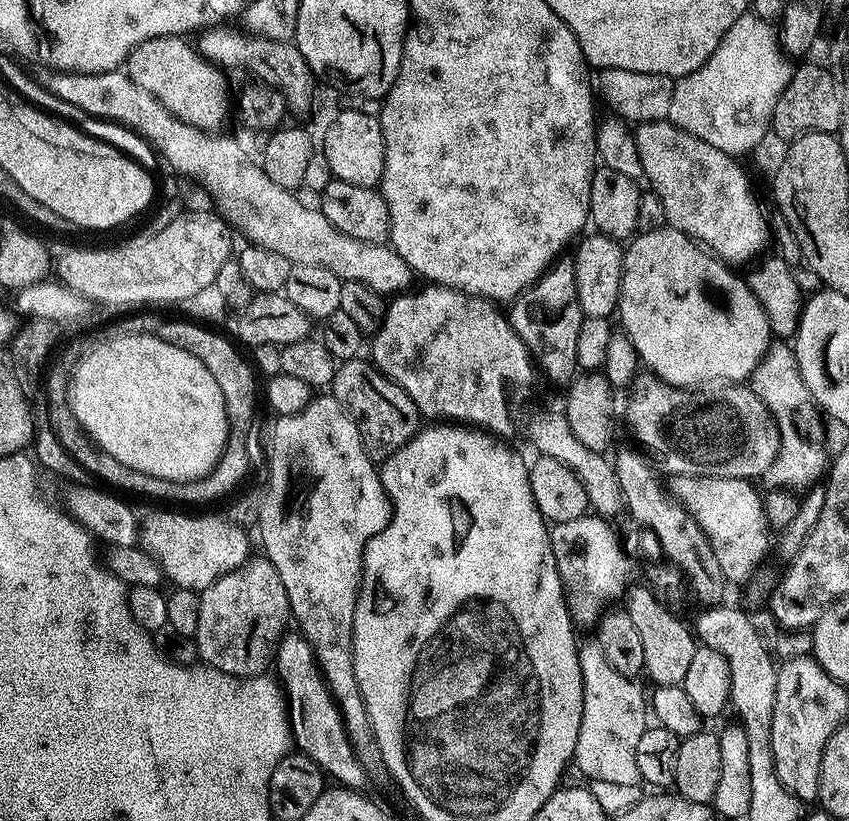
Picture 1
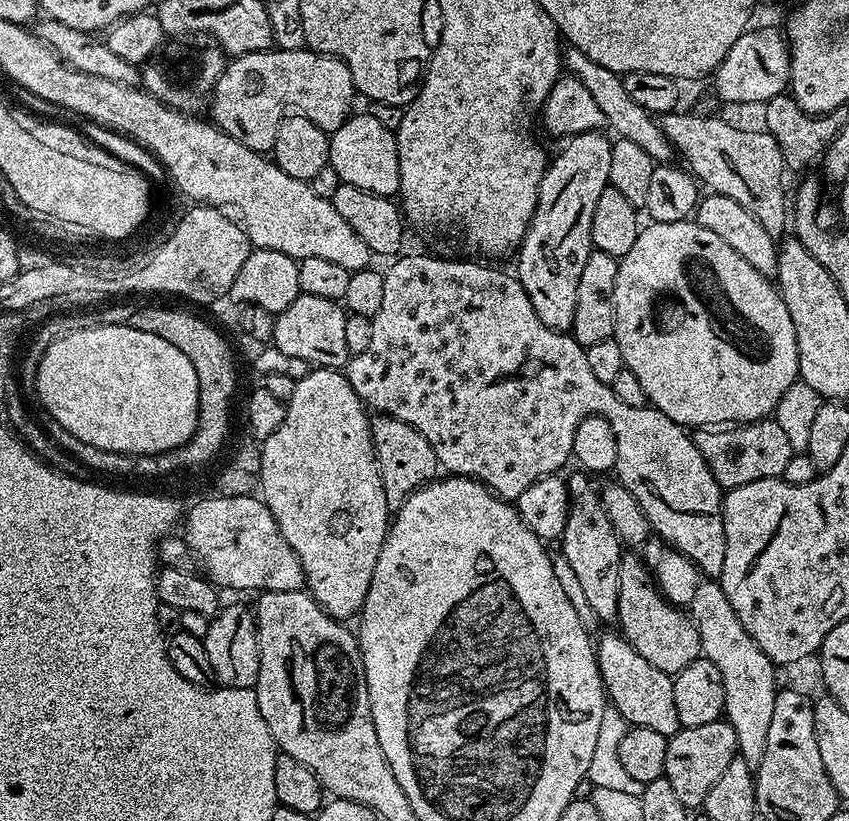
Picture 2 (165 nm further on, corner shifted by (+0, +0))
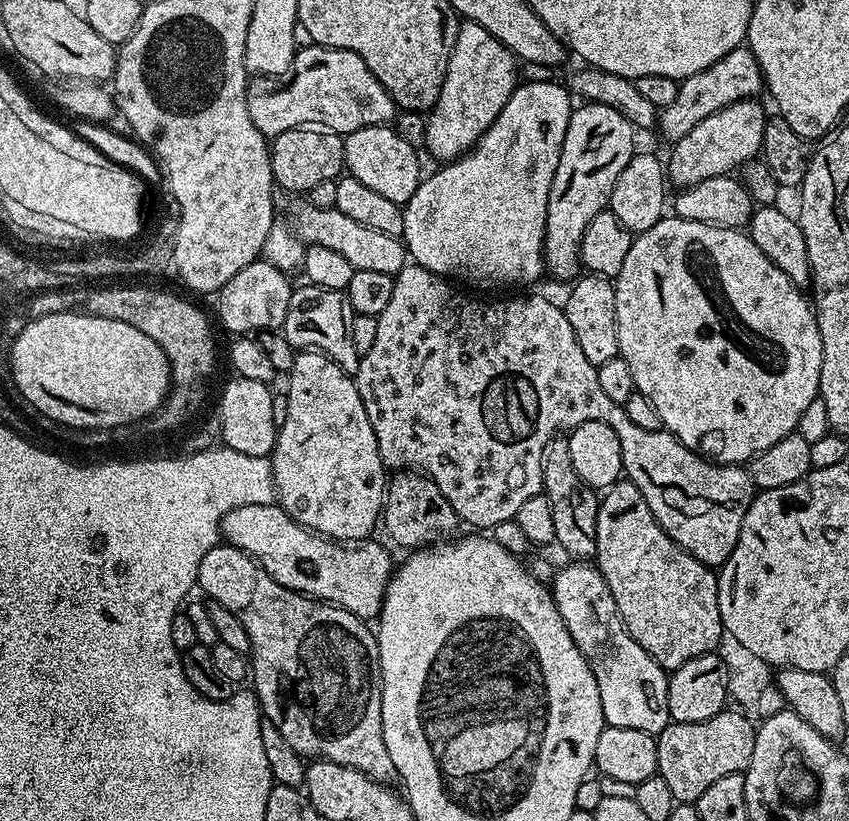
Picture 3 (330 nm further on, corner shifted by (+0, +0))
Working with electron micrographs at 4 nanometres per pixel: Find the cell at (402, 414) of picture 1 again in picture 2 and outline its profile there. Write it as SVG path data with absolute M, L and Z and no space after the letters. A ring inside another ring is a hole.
M376 414L371 417L372 449L376 452L376 465L380 468L382 486L389 509L395 510L409 494L437 475L438 461L430 442L406 422L393 416ZM436 472L436 473L435 473Z

